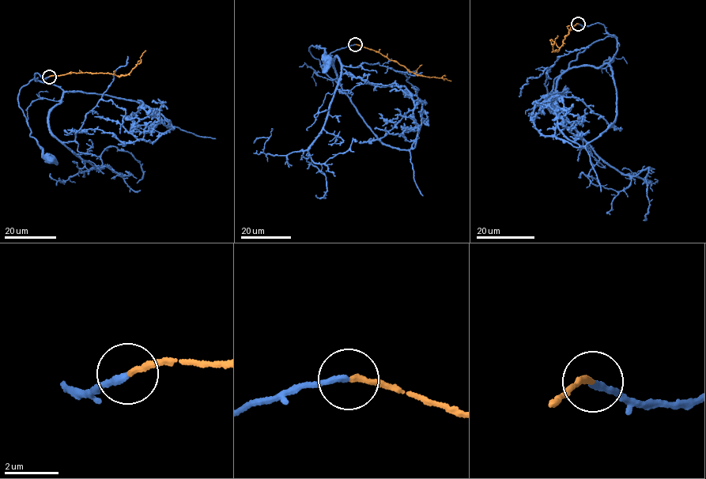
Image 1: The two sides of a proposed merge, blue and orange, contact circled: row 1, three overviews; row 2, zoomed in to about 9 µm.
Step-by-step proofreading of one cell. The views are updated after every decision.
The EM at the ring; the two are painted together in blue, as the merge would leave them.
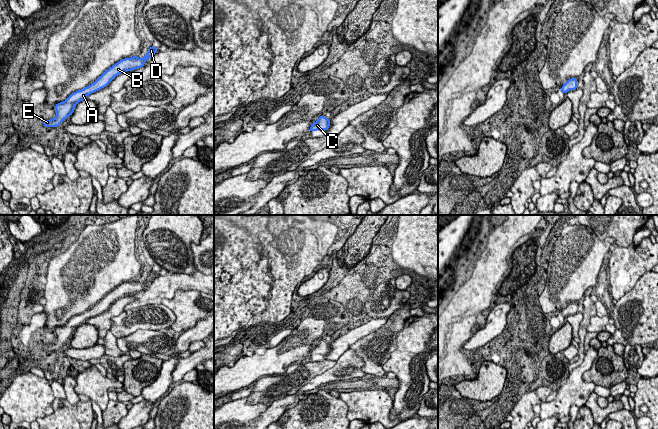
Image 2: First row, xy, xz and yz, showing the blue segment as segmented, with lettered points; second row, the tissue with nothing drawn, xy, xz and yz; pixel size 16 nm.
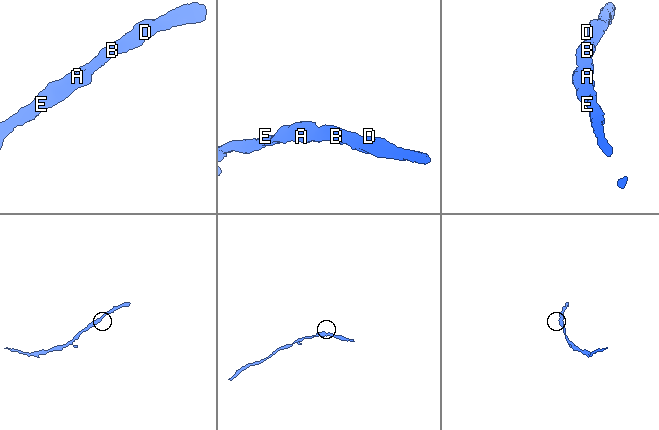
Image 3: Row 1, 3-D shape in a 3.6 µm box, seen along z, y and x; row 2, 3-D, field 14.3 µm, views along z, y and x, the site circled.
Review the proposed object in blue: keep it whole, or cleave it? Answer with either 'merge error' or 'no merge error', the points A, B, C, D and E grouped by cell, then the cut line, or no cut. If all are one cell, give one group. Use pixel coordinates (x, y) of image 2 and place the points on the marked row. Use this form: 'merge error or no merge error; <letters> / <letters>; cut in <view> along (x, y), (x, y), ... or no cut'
no merge error; A B C D E; no cut

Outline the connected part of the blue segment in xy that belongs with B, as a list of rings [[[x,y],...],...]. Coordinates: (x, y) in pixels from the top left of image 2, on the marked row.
[[[153,45],[149,48],[147,54],[140,59],[138,55],[131,58],[124,58],[106,70],[93,84],[85,87],[84,89],[73,92],[65,101],[55,104],[56,117],[50,120],[43,119],[44,127],[58,127],[62,122],[71,116],[75,110],[76,105],[87,96],[105,88],[116,76],[126,71],[132,71],[145,66],[145,61],[152,58],[158,48]]]

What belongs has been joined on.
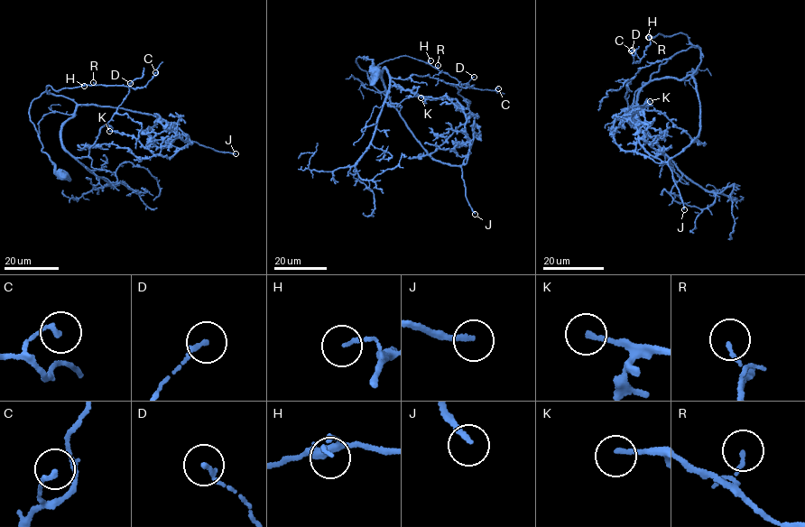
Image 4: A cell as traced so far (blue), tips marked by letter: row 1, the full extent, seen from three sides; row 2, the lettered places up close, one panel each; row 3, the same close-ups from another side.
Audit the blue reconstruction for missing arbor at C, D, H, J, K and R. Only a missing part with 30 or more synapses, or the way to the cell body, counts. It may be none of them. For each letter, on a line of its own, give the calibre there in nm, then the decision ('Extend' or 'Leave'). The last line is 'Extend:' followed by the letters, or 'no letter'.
C: Thickness 170 nm. Leave
D: Thickness 160 nm. Leave
H: Thickness 100 nm. Leave
J: Thickness 190 nm. Extend
K: Thickness 170 nm. Extend
R: Thickness 100 nm. Leave
Extend: J, K

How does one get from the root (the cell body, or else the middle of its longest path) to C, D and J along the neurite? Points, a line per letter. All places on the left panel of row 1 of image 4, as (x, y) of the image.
C: (62, 176), (41, 150), (29, 112), (32, 101), (49, 85), (58, 91), (87, 85), (141, 88), (155, 72)
D: (62, 176), (41, 150), (29, 112), (32, 101), (49, 85), (58, 91), (130, 83)
J: (62, 176), (42, 151), (29, 112), (44, 92), (148, 114), (193, 142), (235, 153)

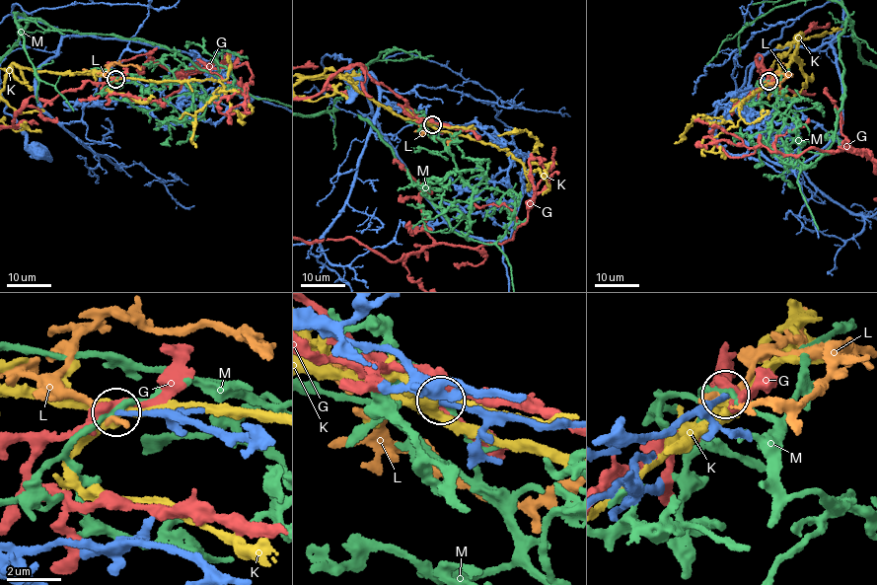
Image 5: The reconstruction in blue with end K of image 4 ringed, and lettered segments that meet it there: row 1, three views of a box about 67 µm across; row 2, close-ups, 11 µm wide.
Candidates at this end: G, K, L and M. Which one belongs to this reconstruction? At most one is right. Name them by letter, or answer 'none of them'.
L

